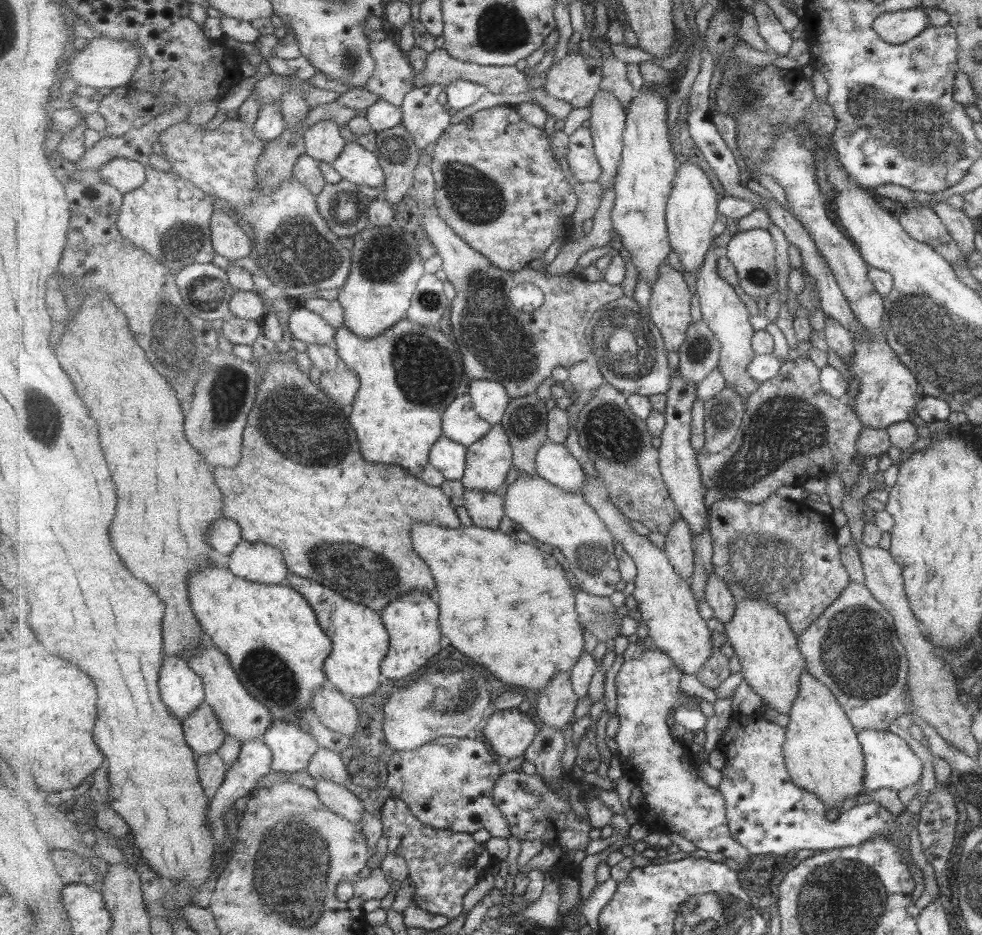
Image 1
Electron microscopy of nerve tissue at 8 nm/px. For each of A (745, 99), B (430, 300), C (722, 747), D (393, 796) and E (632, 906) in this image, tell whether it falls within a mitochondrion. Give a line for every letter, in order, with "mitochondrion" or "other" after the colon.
A: mitochondrion
B: mitochondrion
C: other
D: other
E: other

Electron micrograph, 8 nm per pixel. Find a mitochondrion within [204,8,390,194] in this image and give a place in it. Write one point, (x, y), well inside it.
(350, 58)

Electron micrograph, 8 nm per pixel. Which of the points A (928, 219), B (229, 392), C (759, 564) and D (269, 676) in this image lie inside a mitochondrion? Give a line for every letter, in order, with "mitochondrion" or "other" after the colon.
A: other
B: mitochondrion
C: mitochondrion
D: mitochondrion

